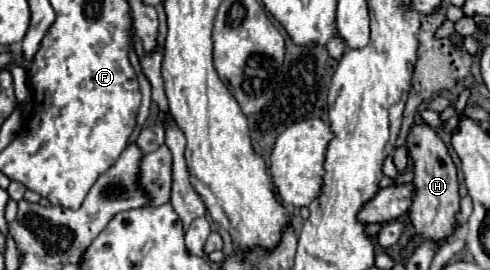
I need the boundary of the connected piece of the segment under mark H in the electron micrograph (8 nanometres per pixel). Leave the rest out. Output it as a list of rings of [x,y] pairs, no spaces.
[[[426,123],[414,125],[410,129],[406,149],[408,149],[408,157],[412,159],[412,169],[414,169],[412,183],[416,183],[416,199],[412,199],[412,207],[408,211],[410,221],[416,227],[416,233],[420,233],[424,239],[440,241],[452,233],[454,215],[460,209],[456,165],[448,153],[448,147],[440,139],[440,135]]]

